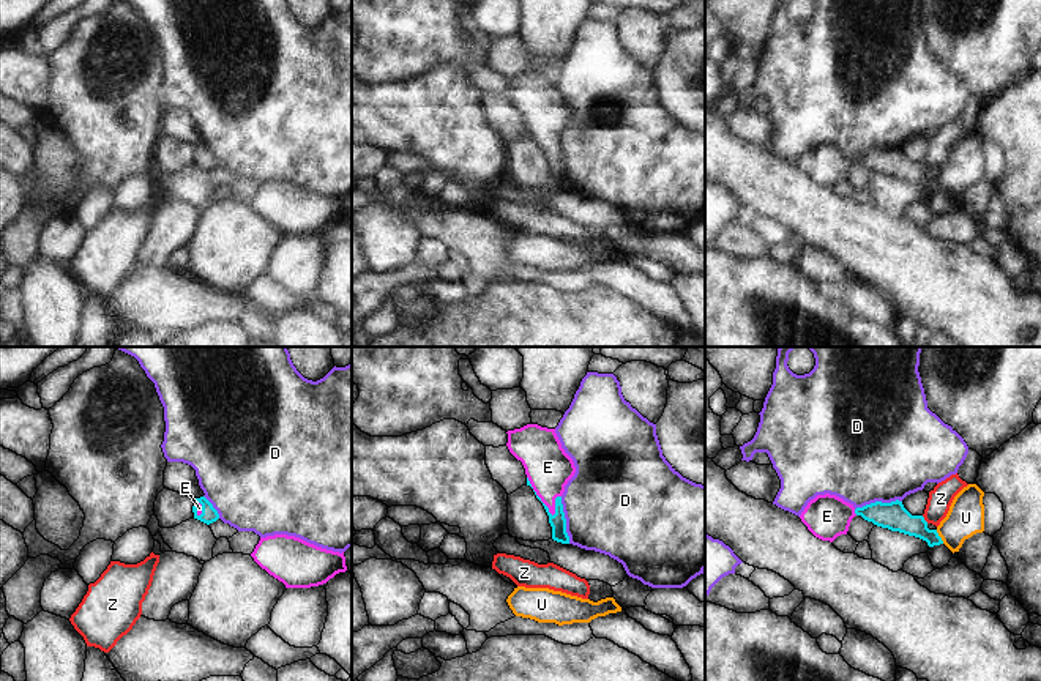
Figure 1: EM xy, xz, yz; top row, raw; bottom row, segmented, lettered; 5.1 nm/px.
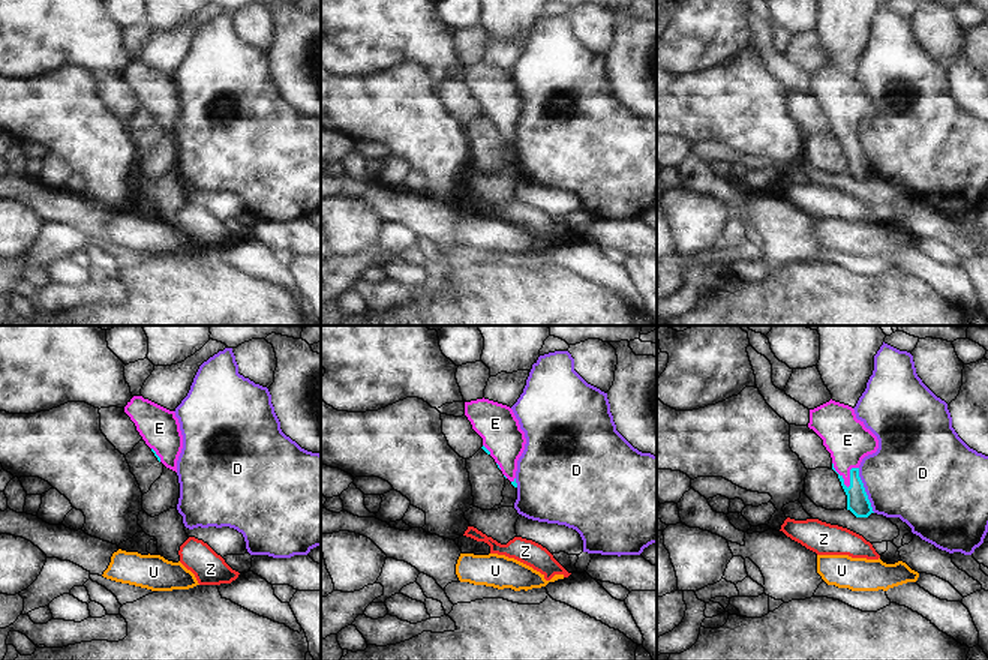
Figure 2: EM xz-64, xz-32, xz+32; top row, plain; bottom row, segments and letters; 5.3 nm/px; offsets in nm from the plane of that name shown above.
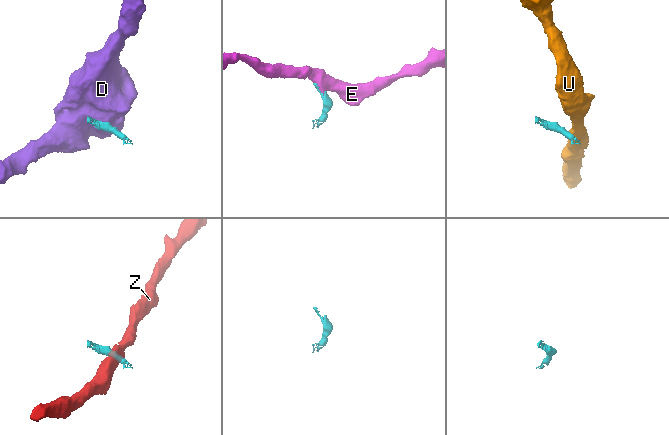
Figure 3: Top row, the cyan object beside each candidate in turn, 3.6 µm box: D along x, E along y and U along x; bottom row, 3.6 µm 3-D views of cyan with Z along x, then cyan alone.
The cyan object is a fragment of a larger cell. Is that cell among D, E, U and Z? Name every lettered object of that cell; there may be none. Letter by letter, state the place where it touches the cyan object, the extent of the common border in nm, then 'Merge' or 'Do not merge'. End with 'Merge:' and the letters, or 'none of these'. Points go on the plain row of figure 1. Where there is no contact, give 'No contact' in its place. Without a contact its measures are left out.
D: Touches cyan at xz (565, 167). Shared border 240 nm. Do not merge
E: Touches cyan at xz (538, 144). Shared border 240 nm. Merge
U: Touches cyan at yz (939, 183). Shared border 80 nm. Do not merge
Z: Touches cyan at yz (923, 166). Shared border 50 nm. Do not merge
Merge: E.

